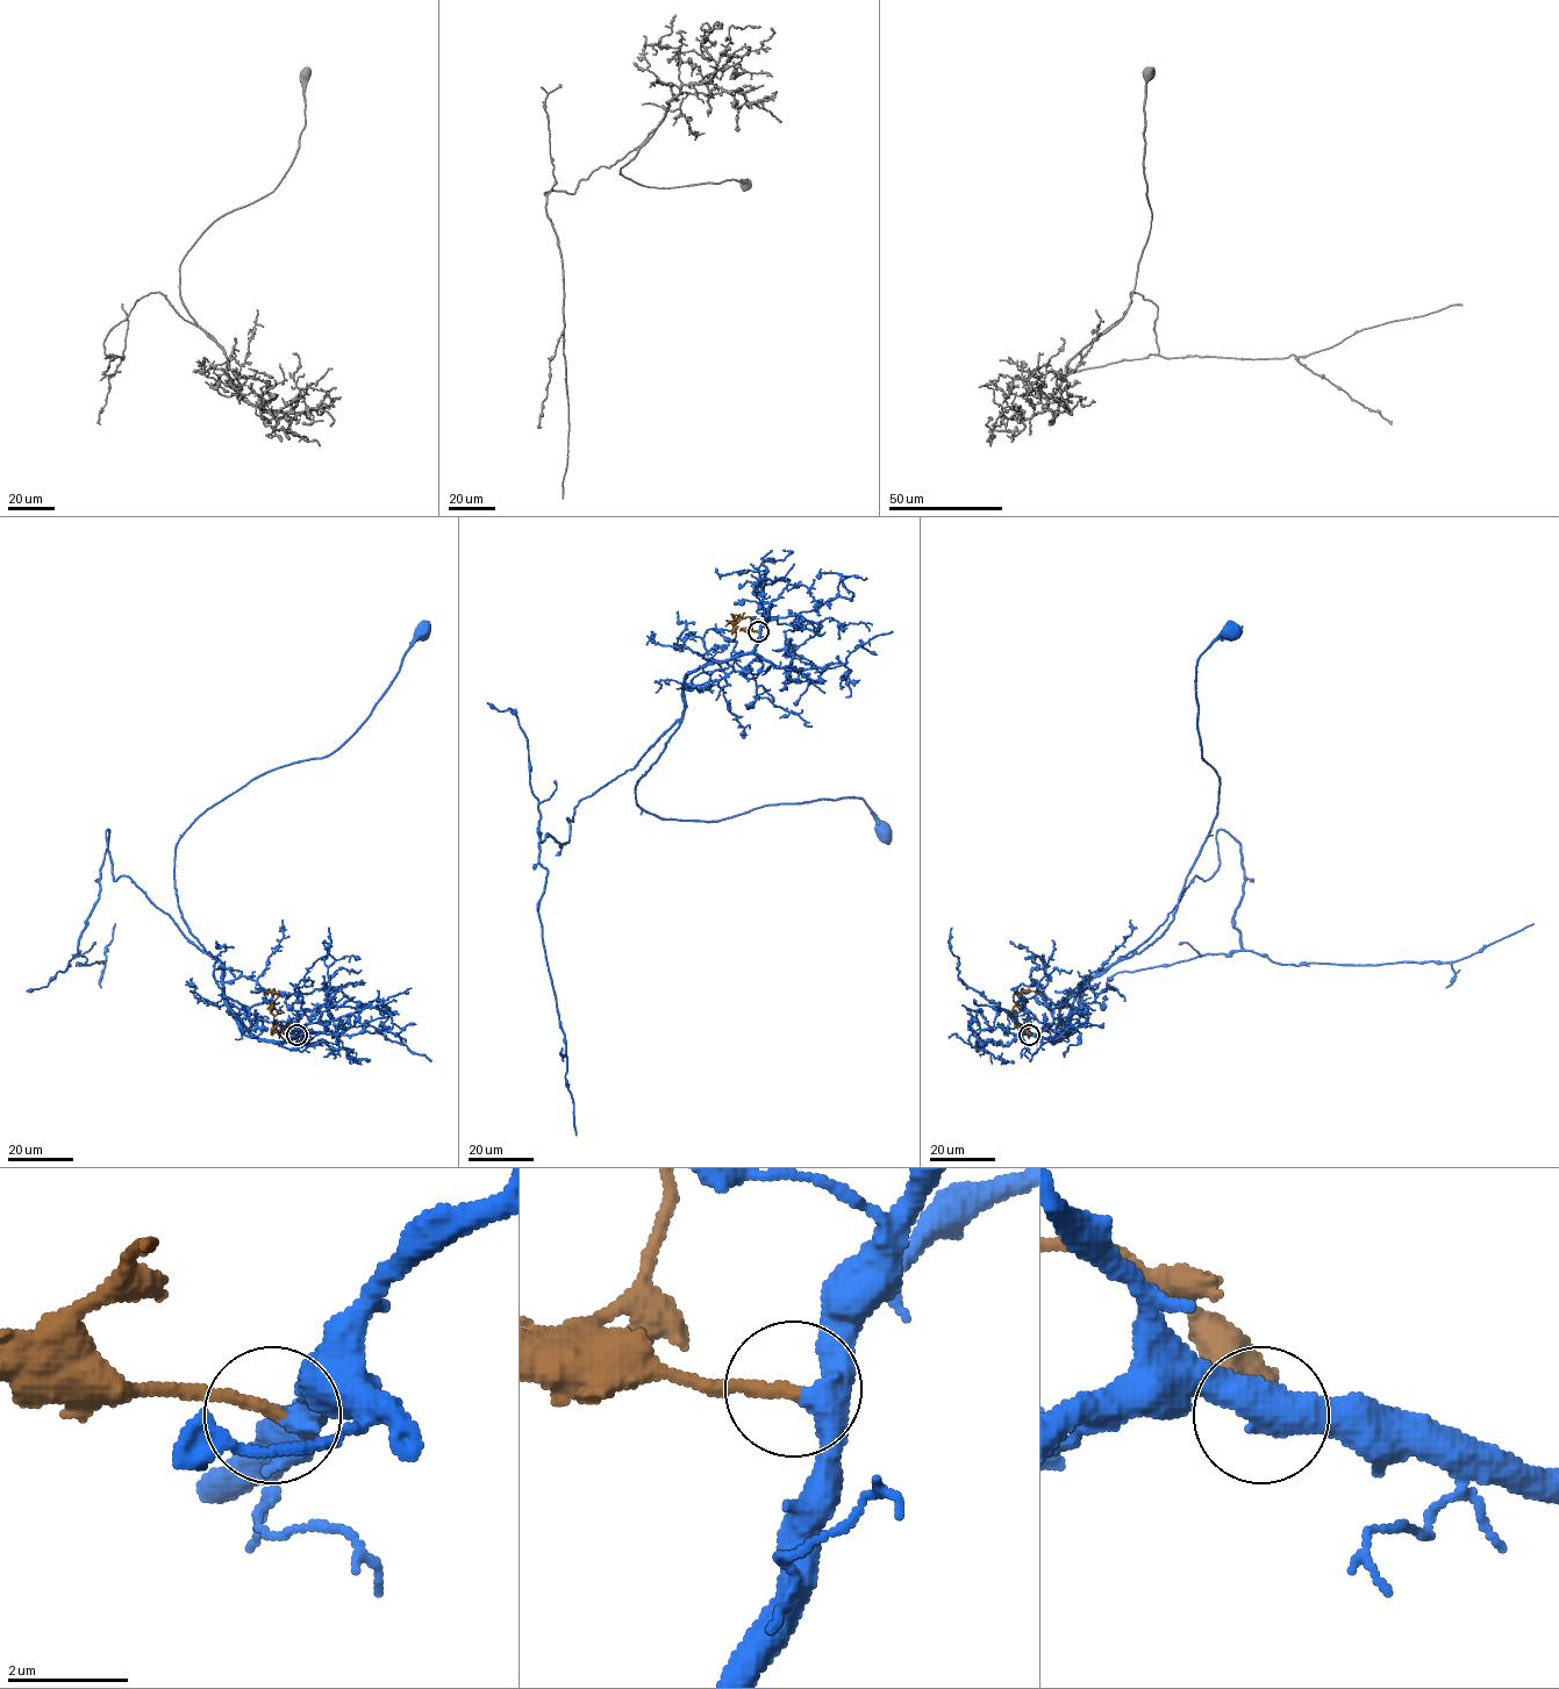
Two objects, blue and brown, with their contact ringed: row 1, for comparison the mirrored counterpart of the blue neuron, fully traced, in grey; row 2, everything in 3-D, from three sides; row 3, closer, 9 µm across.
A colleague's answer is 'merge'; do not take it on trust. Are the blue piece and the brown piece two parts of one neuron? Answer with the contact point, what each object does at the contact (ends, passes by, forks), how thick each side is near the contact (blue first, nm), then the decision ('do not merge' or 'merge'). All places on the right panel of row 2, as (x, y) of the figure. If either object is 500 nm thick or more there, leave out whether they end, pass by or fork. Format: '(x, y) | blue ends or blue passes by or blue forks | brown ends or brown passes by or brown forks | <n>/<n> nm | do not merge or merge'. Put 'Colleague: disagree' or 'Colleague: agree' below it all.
(1029, 1035) | blue passes by | brown ends | 380/240 nm | merge
Colleague: agree

